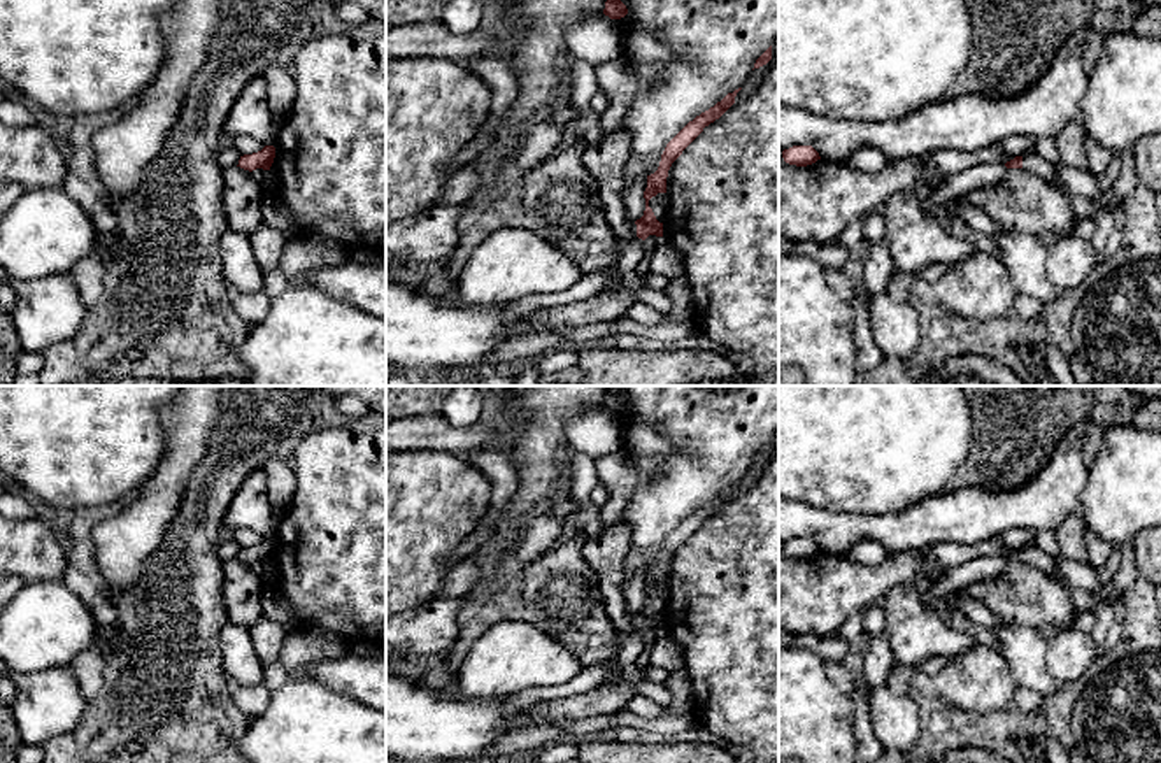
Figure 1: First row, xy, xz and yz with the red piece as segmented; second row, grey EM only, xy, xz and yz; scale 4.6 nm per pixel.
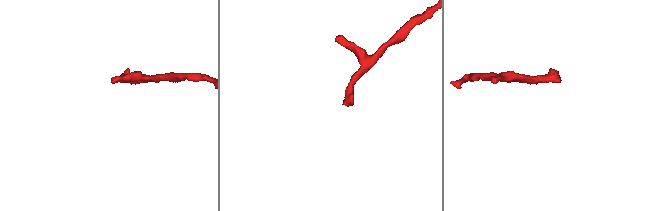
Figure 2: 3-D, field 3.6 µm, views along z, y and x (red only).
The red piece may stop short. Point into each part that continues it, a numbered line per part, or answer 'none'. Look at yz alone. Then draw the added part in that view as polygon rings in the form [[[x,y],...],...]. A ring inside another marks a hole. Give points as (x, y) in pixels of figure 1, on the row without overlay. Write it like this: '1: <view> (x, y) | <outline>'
1: yz (1075, 576) | [[[1036,546],[1022,549],[1022,561],[1063,579],[1068,589],[1094,593],[1103,588],[1103,581],[1089,563],[1080,563],[1066,558],[1052,558]]]

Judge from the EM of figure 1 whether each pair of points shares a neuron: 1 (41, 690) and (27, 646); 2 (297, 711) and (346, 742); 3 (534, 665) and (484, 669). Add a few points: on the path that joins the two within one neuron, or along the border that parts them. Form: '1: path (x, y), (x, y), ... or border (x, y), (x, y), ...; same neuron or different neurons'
1: border (69, 665), (18, 674); different neurons
2: path (309, 723), (328, 742), (334, 742); same neuron
3: path (521, 665), (497, 667); same neuron

